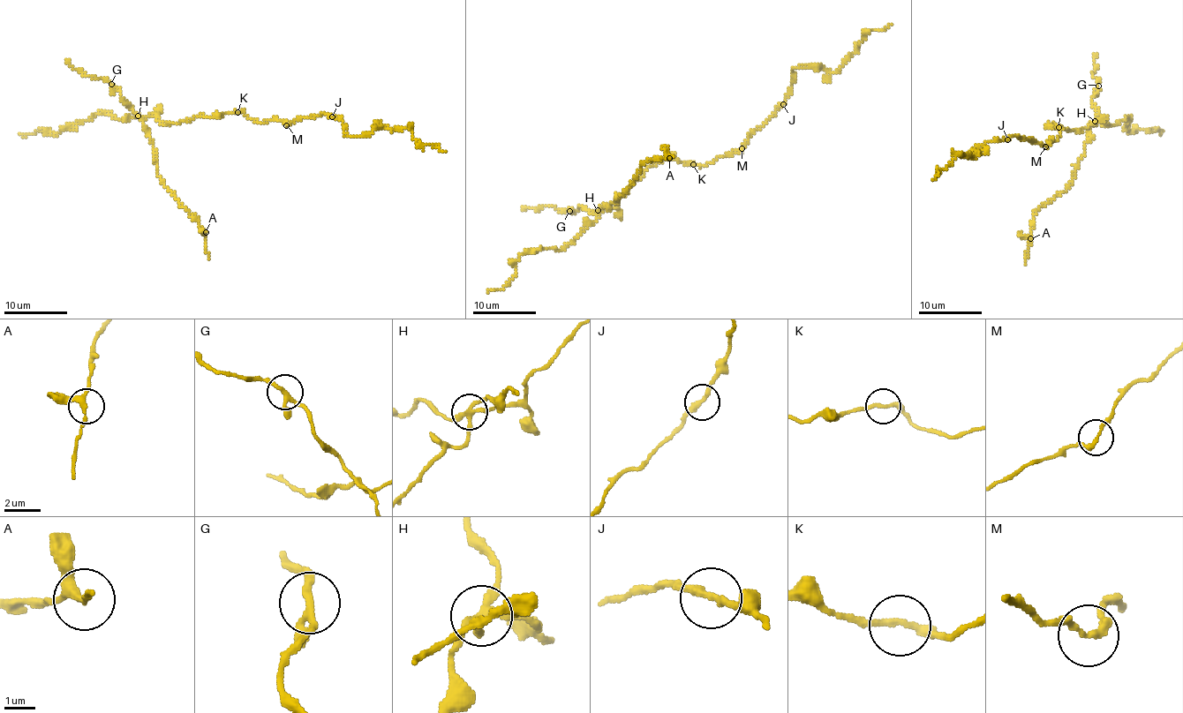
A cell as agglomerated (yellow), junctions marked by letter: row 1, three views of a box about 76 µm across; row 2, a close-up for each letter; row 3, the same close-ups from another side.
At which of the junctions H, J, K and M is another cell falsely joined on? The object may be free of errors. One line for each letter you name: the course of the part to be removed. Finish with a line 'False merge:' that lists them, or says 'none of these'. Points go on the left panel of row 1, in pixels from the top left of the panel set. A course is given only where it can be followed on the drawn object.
H: (137, 116), (152, 140), (158, 177), (206, 237), (209, 258)
False merge: H

